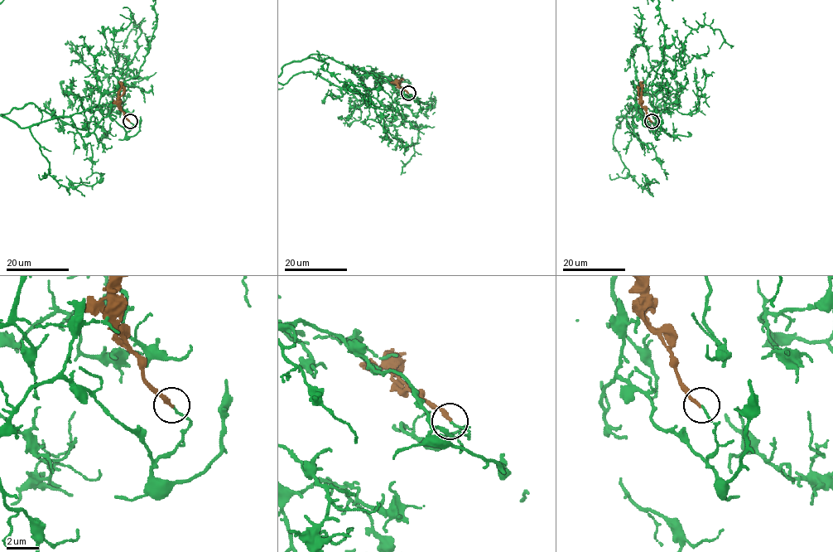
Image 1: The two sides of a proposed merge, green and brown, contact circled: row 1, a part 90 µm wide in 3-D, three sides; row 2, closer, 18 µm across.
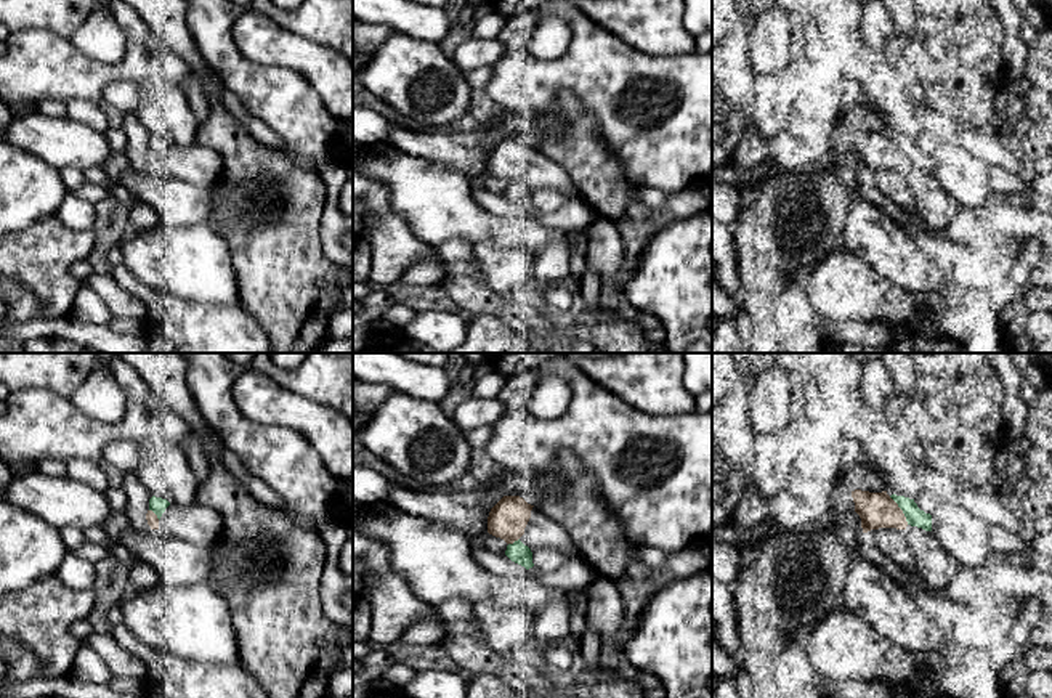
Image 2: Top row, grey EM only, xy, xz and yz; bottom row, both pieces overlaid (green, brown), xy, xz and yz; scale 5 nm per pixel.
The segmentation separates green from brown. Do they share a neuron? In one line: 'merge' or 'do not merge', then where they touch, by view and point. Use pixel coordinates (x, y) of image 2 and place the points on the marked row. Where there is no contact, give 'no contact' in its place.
do not merge | yz (902, 509)

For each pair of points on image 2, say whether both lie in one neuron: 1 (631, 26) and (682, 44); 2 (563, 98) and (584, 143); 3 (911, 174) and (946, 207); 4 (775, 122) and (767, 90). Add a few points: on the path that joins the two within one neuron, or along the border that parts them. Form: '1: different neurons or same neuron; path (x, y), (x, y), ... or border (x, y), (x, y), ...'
1: same neuron; path (643, 26), (655, 26), (669, 36)
2: same neuron; path (570, 109), (570, 129), (573, 132)
3: same neuron; path (919, 182), (938, 201)
4: same neuron; path (772, 114), (770, 98)

